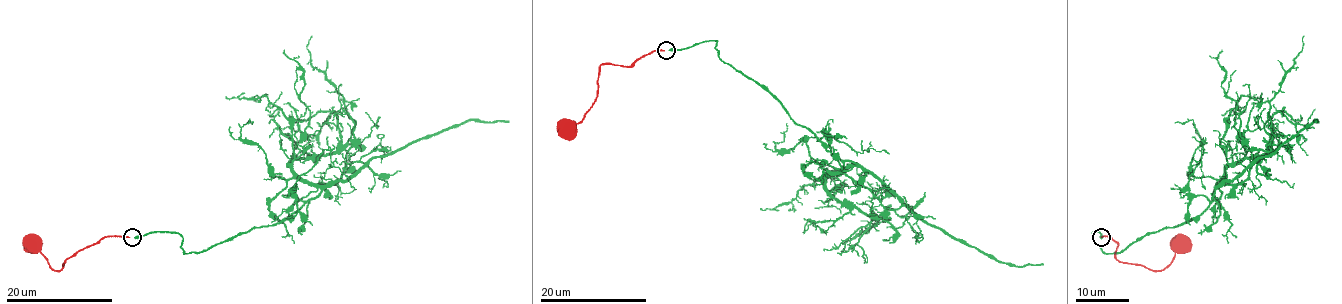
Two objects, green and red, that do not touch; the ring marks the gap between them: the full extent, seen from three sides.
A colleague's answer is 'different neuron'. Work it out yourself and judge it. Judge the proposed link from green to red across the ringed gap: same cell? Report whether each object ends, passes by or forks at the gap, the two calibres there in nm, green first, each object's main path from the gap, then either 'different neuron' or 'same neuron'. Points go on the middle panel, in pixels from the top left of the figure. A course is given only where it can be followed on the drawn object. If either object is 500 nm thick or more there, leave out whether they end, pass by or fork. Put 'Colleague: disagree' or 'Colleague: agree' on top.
Colleague: disagree
green ends; red ends; calibres 380 and 180 nm; course green (669, 50), (717, 41), (718, 57), (855, 163), (827, 174), (826, 188), (889, 219), (879, 218), (846, 252); course red (663, 50), (653, 50), (628, 66), (610, 63), (600, 66), (594, 103), (570, 131); same neuron

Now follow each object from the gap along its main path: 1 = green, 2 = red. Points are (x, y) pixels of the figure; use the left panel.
1: (134, 237), (177, 233), (199, 253), (320, 191), (291, 163), (336, 152), (355, 124), (311, 64), (311, 36)
2: (129, 237), (102, 237), (65, 259), (60, 270), (53, 270), (36, 246)

